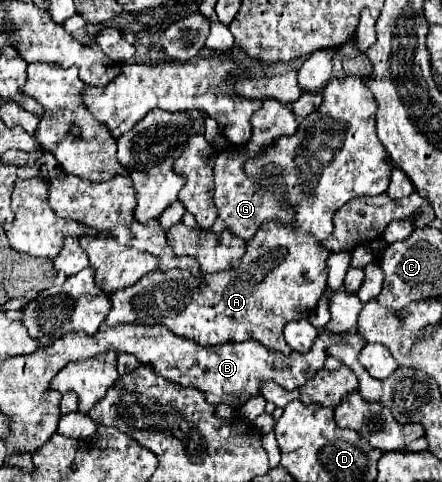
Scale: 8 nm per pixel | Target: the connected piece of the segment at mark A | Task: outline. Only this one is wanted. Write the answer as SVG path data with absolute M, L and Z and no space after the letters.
M334 77L334 79L330 79L328 83L326 83L326 87L322 89L322 97L324 97L324 101L322 101L322 105L320 105L320 109L316 111L316 113L312 113L312 115L308 115L306 119L302 119L300 121L300 125L298 125L298 133L294 133L292 137L280 137L270 149L266 149L266 153L262 153L260 157L256 157L256 159L250 159L250 161L246 161L246 173L248 173L248 177L252 179L252 181L260 181L260 179L256 179L256 175L258 175L258 171L264 167L264 165L268 165L268 163L274 163L276 167L278 167L278 171L280 171L280 185L282 185L282 189L286 191L286 197L290 199L290 203L292 203L292 207L294 207L294 211L296 211L296 229L292 229L292 227L282 227L280 223L276 223L276 221L266 221L266 223L262 223L262 227L258 229L258 233L246 243L246 253L244 253L244 259L242 259L242 263L240 263L240 267L238 269L232 269L232 271L228 271L228 273L198 273L198 275L194 275L190 269L170 269L170 271L152 271L152 273L148 273L148 275L144 275L136 285L132 285L132 289L120 289L120 293L112 293L112 311L110 311L110 315L108 315L108 319L106 319L106 325L118 325L118 323L134 323L134 321L138 321L138 315L136 315L136 311L156 311L156 325L164 325L164 327L168 327L174 335L178 335L178 337L184 337L184 339L190 339L190 341L196 341L198 345L204 345L204 347L214 347L214 345L224 345L224 343L242 343L242 341L258 341L258 343L262 343L266 349L270 349L270 351L276 351L276 353L284 353L284 355L288 355L288 353L292 353L292 349L290 349L290 345L284 341L284 333L282 333L282 329L284 329L284 325L286 323L290 323L290 321L300 321L300 319L304 319L304 317L308 317L310 315L310 311L312 309L316 309L316 305L318 305L318 301L320 301L320 297L322 297L322 293L324 293L324 289L326 289L326 277L328 277L328 267L326 267L326 259L328 259L328 255L330 255L330 251L328 249L324 249L324 247L320 247L318 243L320 241L324 241L324 239L328 239L328 235L332 233L332 229L334 229L334 225L332 225L332 217L334 217L334 213L344 205L344 203L348 203L350 199L354 199L354 197L360 197L360 195L380 195L380 193L384 193L386 189L388 189L388 183L390 183L390 175L392 175L392 163L388 163L386 161L386 149L380 145L380 139L378 139L378 135L376 135L376 101L374 101L374 97L372 97L372 93L368 93L368 87L366 87L366 83L364 83L364 79L362 77Z

